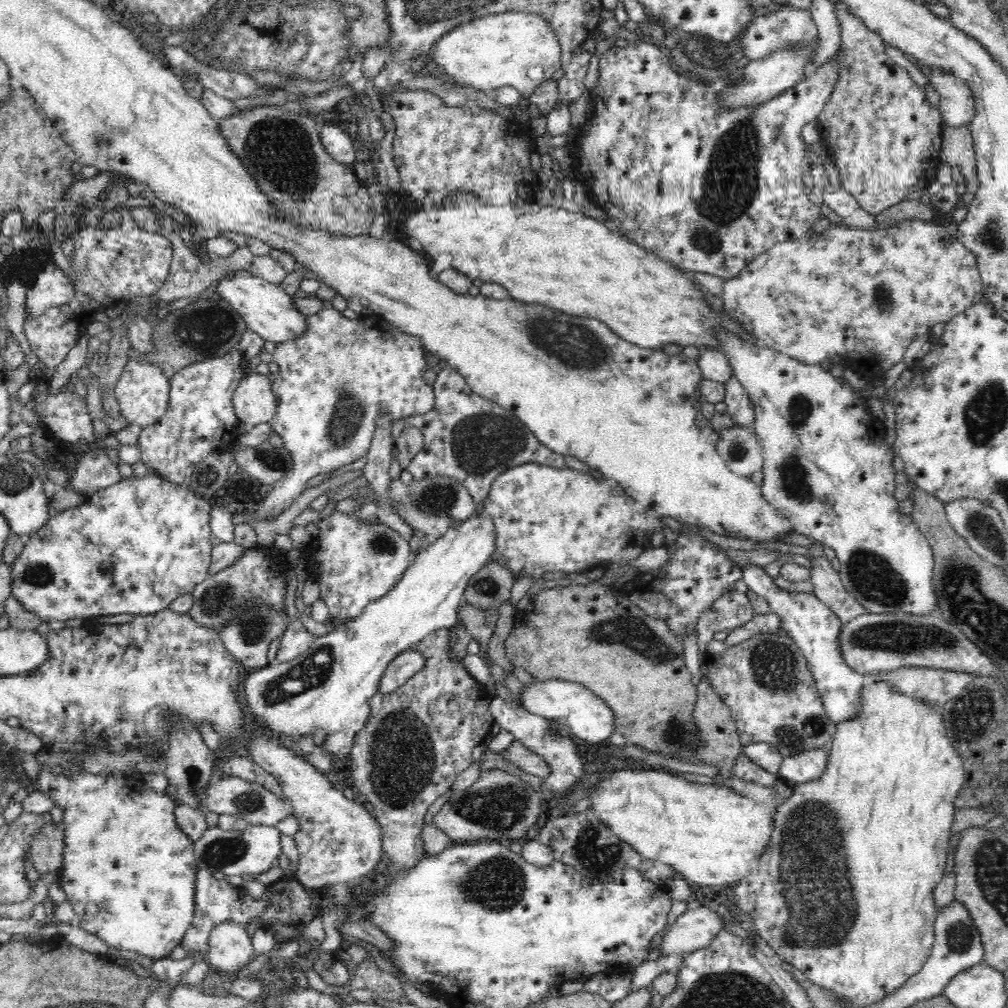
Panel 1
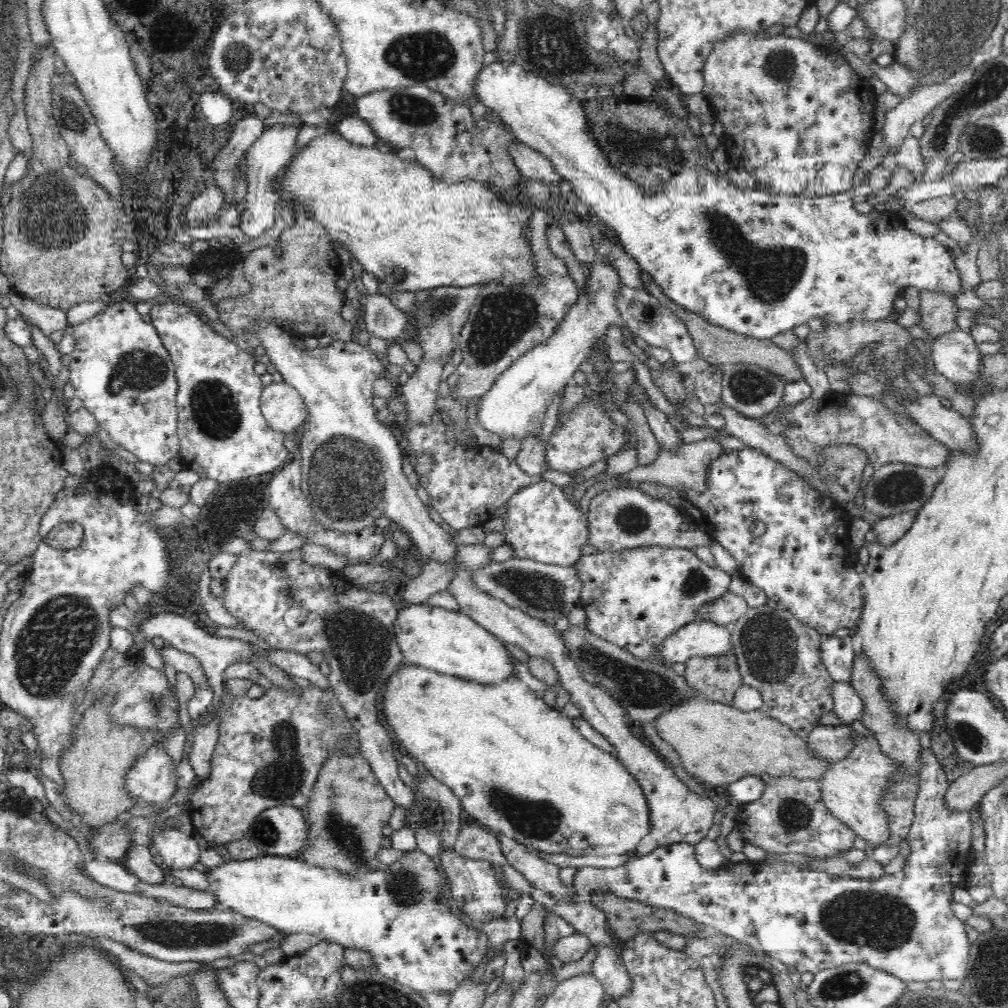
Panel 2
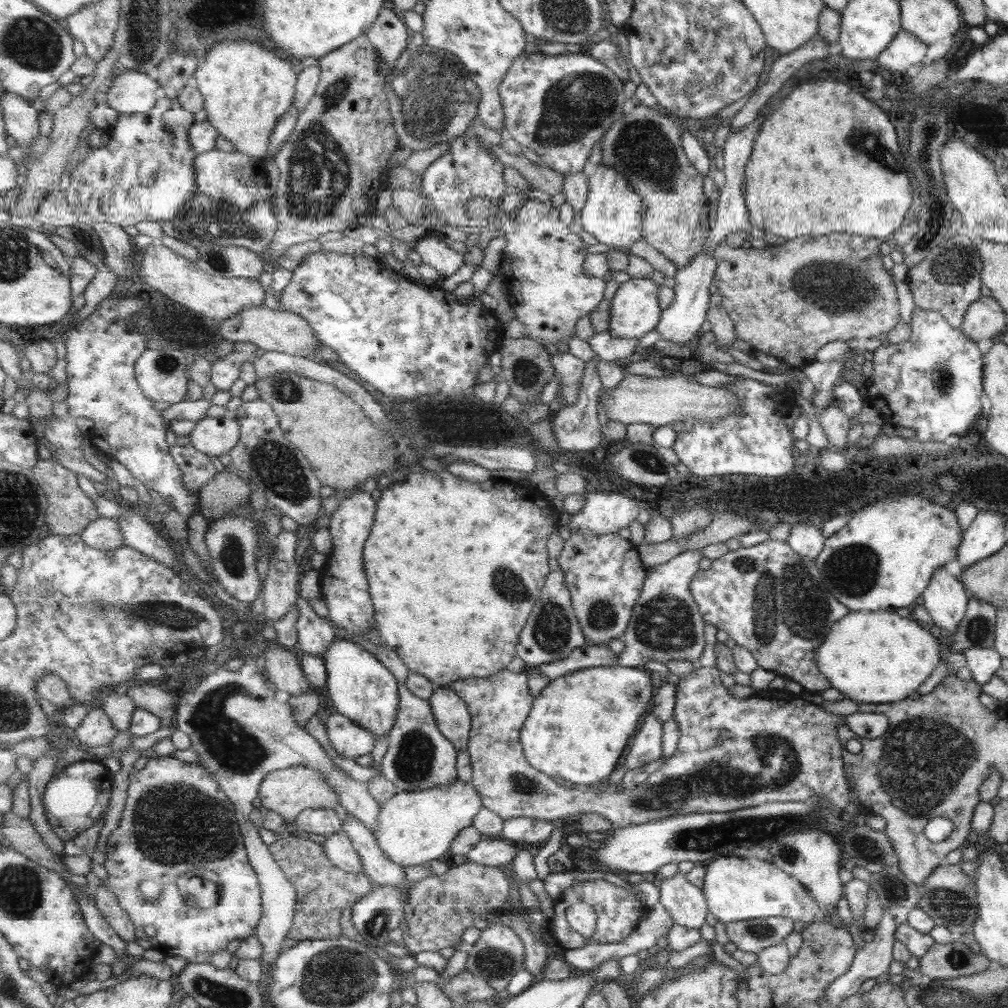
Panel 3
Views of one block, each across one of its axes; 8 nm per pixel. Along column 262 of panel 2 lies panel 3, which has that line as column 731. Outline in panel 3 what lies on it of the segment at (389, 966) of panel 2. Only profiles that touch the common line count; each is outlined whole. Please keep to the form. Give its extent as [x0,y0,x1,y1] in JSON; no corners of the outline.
[702,855,825,926]

